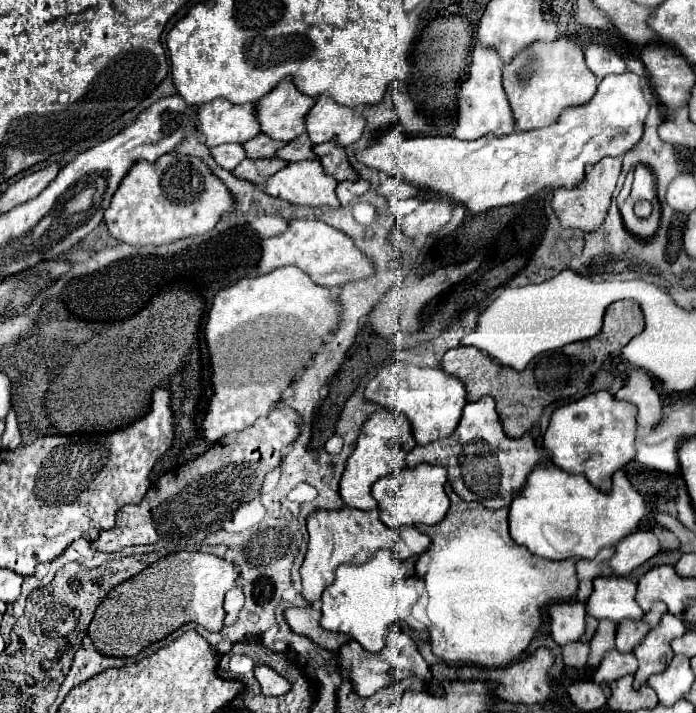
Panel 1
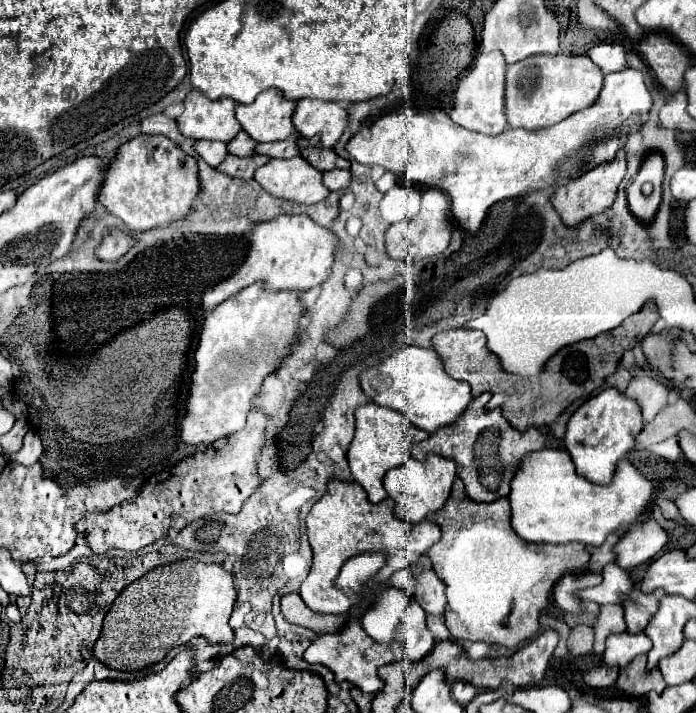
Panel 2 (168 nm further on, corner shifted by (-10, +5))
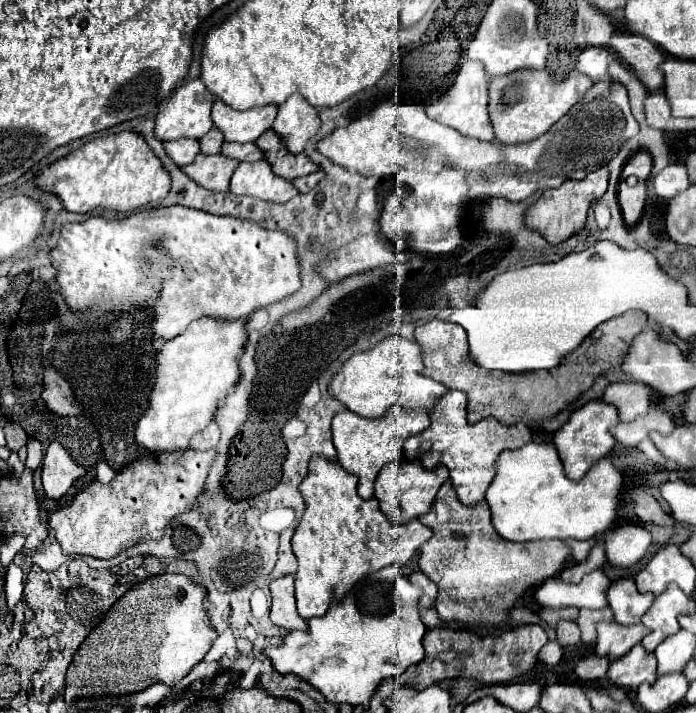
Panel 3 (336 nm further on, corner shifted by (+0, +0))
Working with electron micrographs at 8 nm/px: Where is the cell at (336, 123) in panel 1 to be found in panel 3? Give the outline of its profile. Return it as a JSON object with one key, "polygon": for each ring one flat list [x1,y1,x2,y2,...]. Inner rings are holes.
{"polygon":[[292,94,284,104,278,106,272,130,282,138,284,146,300,154,304,144,320,130,320,118,314,106,310,106,302,94]]}

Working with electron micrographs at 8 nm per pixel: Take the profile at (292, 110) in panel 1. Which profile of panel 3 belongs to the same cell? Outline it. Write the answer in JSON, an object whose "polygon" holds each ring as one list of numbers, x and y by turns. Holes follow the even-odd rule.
{"polygon":[[222,100,212,104,212,122,222,130,226,142,256,142,274,122,276,106,256,106,246,112,230,108]]}

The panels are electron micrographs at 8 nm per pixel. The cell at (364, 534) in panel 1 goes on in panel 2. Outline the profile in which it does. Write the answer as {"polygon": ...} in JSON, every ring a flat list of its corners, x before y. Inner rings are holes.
{"polygon":[[342,481,328,483,326,495,314,503,314,507,306,517,308,541,314,551,314,563,308,577,302,581,300,595,312,611,348,613,352,603,346,595,342,595,340,589,334,587,334,581,342,565,350,557,366,551,386,553,388,573,396,573,416,563,418,557,428,553,428,549,440,539,440,527,436,523,424,519,416,525,408,525,406,521,400,521,400,517,396,517,392,509,394,509,392,499,384,499,382,503,372,505,366,493,356,483,342,483]]}

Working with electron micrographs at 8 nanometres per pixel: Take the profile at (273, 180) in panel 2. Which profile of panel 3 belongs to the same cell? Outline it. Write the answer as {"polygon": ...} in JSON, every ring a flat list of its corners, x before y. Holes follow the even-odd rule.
{"polygon":[[266,160,240,162,232,174,230,192,254,196,266,202,288,202,300,194,288,180,278,178,266,166]]}

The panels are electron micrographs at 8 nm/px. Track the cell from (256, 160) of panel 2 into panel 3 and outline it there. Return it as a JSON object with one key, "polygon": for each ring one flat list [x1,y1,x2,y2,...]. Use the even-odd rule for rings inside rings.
{"polygon":[[198,154,194,162,182,166,182,172,186,172,196,184,212,190,212,192,224,192,230,186,230,174,234,172,234,166,238,162,234,158,226,156,208,156,208,154]]}

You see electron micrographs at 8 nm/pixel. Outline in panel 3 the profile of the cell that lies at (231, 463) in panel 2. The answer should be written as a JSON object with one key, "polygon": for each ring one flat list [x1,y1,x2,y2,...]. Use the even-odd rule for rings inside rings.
{"polygon":[[214,450,150,452,150,454,142,456,140,460,134,460,132,464,118,470,110,484,102,484,94,478,66,506,62,506,56,512,48,512,48,526,56,532,56,540,62,548,62,552,70,554,70,556,84,554,84,556,94,556,94,558,112,558,142,540,156,540,164,534,164,526,170,518,182,514,184,510,188,510,194,504,194,500,202,492,202,486,206,482,206,476,208,476,214,456,216,456]]}

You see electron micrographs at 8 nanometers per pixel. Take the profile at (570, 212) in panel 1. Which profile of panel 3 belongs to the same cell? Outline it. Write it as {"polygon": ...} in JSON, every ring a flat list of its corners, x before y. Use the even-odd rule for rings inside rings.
{"polygon":[[600,168,596,172,586,174,582,180,566,180,558,188,544,190,544,194,526,210,524,214,524,224,532,230,538,232,546,242,550,244,560,244,580,232,586,222,586,212,594,200,598,200,608,186,608,168]]}

